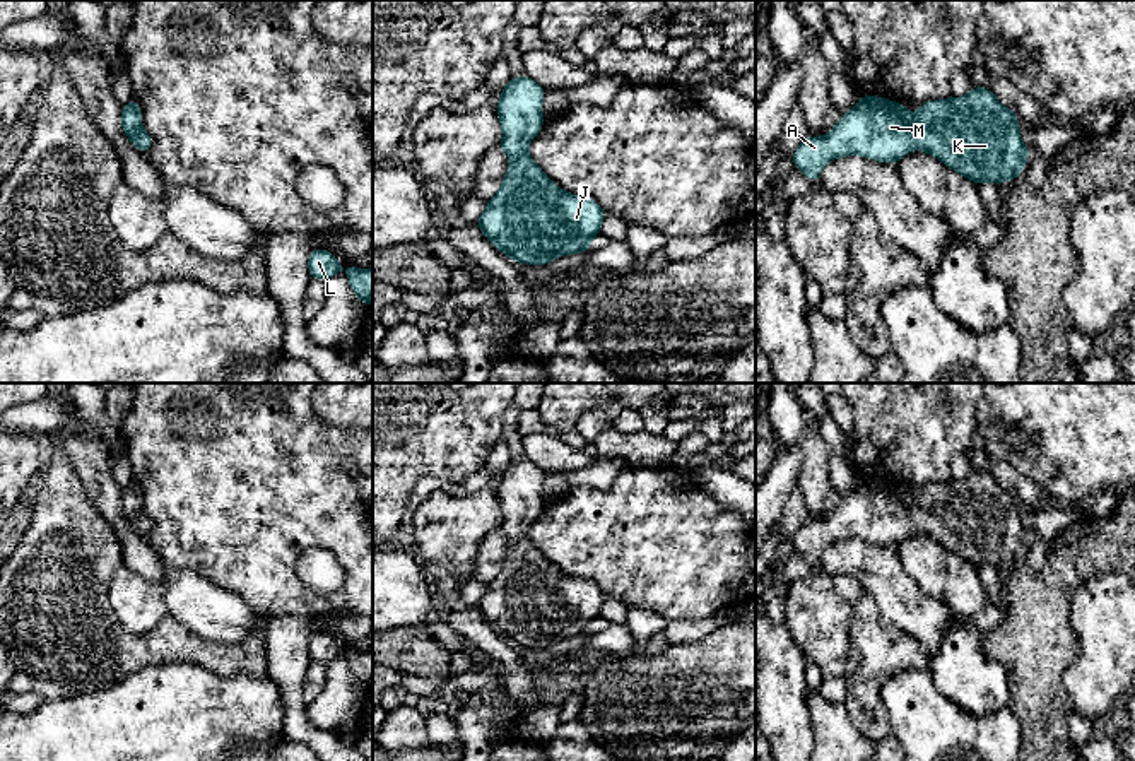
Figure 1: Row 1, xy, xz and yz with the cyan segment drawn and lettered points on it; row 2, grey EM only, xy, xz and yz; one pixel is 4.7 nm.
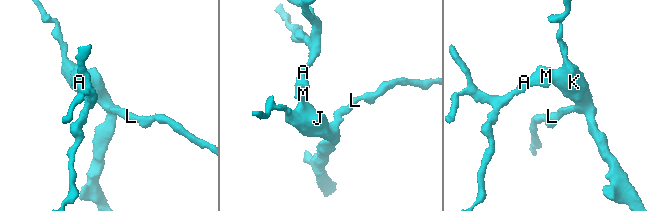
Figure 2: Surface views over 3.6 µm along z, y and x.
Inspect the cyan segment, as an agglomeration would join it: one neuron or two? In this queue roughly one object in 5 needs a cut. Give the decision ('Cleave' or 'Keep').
Keep

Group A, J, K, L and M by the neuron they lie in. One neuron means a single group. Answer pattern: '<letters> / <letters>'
A J K L M

